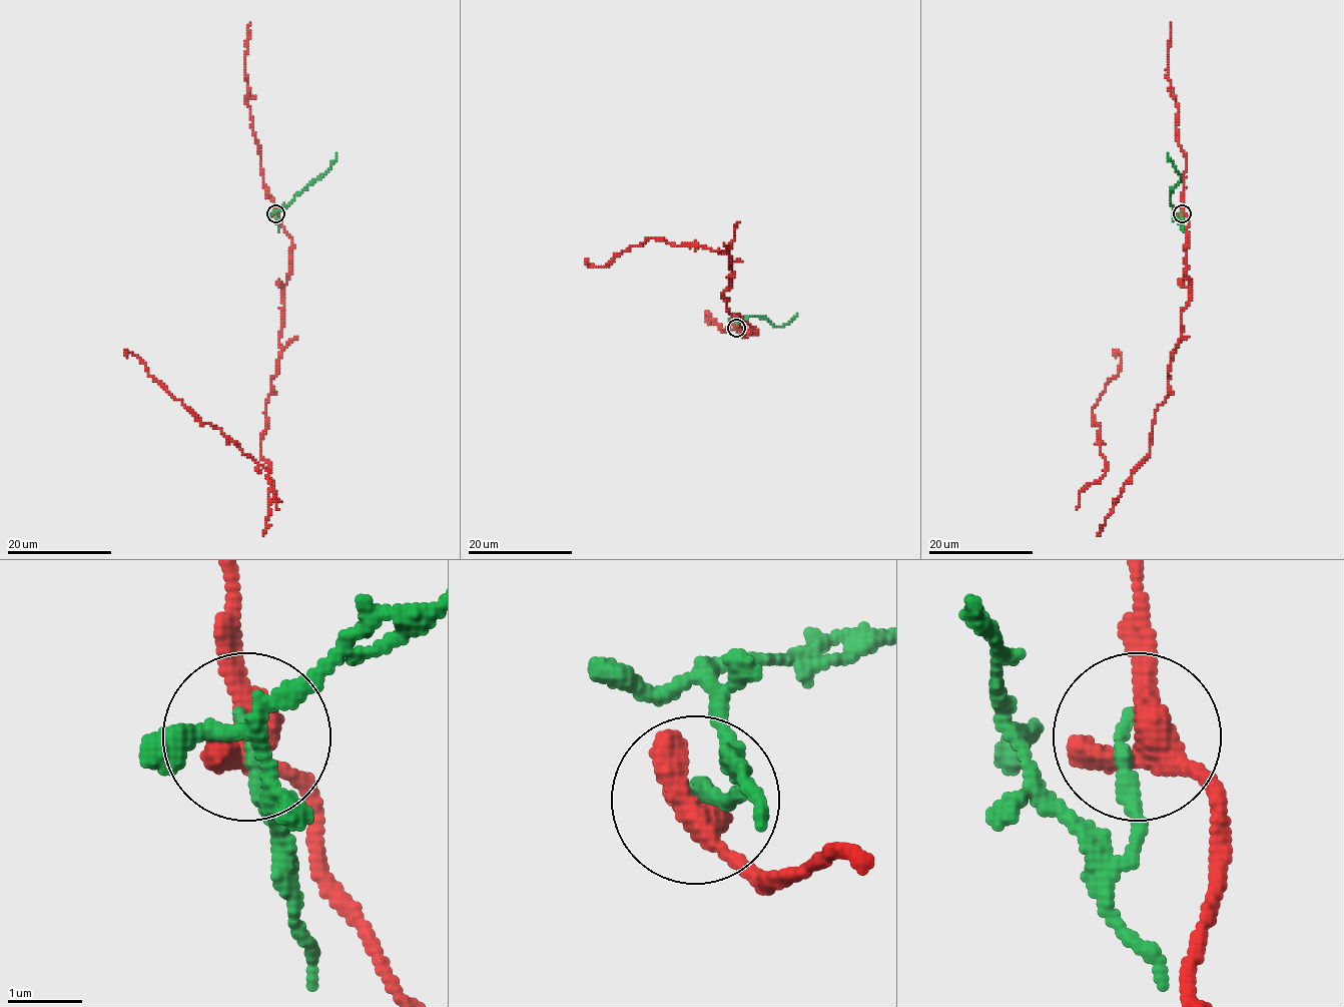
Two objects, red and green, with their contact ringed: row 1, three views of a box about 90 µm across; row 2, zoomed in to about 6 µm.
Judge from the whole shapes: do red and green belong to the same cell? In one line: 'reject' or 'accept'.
reject

